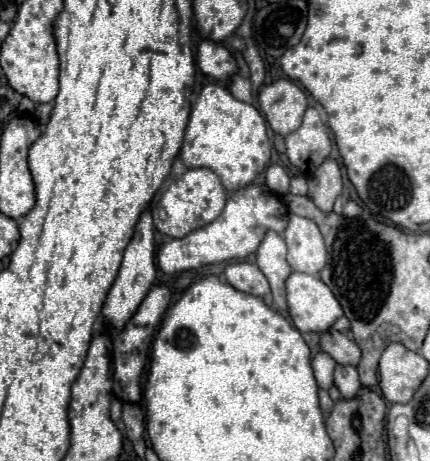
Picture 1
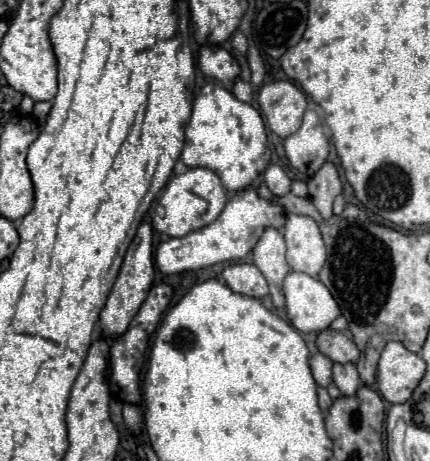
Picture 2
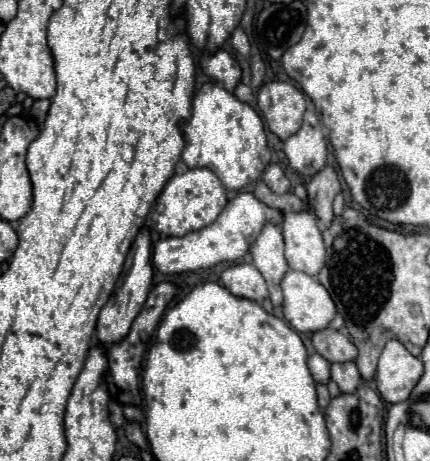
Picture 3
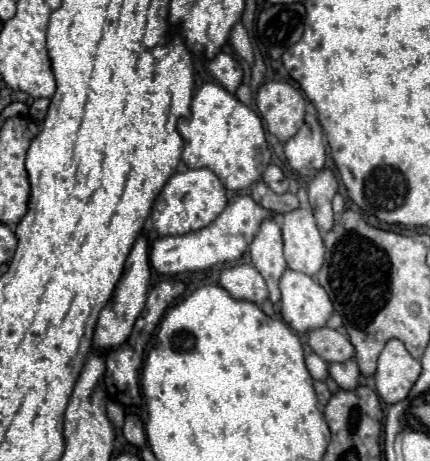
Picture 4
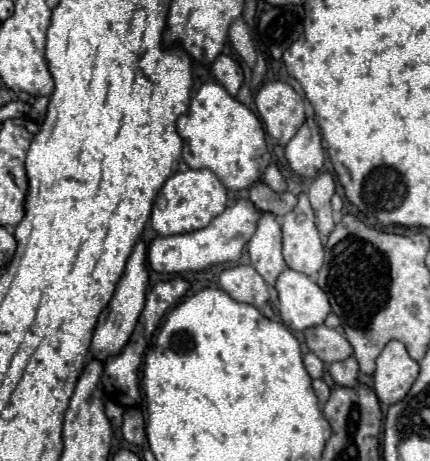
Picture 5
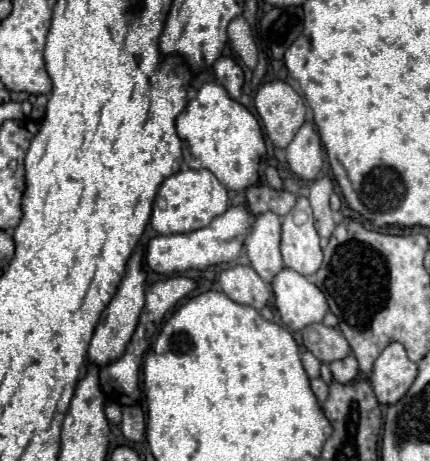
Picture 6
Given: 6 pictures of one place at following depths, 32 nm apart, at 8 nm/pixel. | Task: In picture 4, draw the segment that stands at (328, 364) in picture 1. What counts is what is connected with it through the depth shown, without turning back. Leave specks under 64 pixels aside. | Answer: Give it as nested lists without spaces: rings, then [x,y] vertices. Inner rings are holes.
[[[316,354],[306,356],[306,368],[314,380],[326,380],[326,376],[328,376],[328,364],[324,360],[320,360],[320,356],[316,356]]]

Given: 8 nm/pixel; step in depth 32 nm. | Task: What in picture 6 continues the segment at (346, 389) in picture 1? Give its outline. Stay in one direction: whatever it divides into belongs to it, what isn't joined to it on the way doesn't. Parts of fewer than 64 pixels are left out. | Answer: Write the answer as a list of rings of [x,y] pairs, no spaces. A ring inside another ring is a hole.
[[[348,354],[342,360],[330,362],[330,370],[334,380],[340,380],[340,384],[350,384],[358,376],[358,362],[352,354]]]

